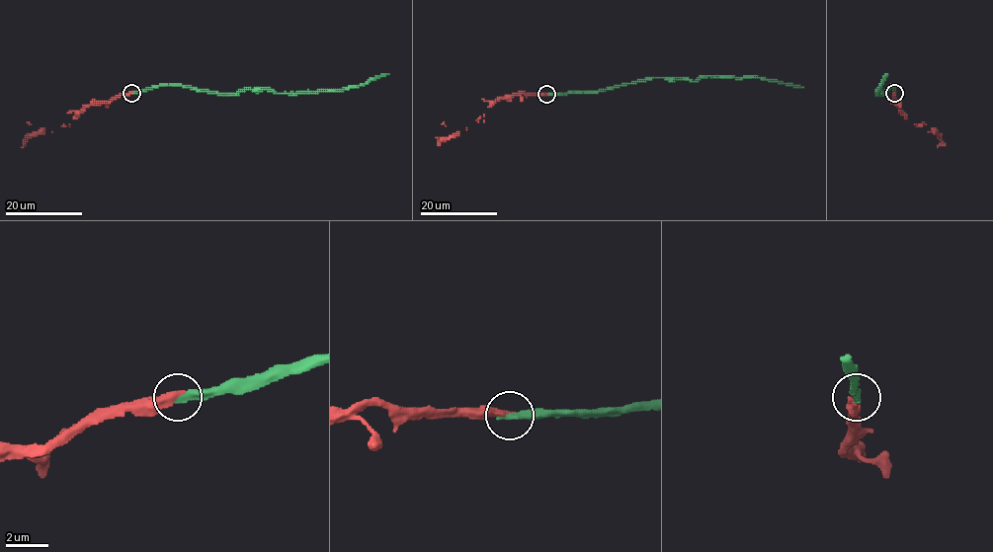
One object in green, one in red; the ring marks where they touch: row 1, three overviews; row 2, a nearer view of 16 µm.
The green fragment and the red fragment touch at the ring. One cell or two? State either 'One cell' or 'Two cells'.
One cell

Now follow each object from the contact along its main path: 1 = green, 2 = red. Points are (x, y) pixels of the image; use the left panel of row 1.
1: (131, 93), (163, 85), (186, 85), (226, 94), (248, 89), (271, 90), (280, 94), (346, 90), (388, 73)
2: (131, 93), (88, 105), (69, 124), (52, 132), (31, 136), (22, 147)

